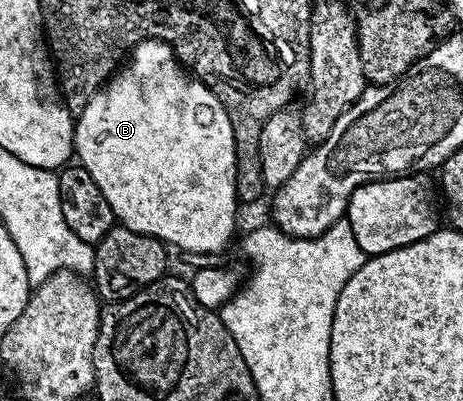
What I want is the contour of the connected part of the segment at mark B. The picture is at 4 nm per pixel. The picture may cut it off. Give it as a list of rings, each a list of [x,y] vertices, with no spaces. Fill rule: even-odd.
[[[146,39],[133,46],[124,64],[97,90],[97,94],[90,99],[87,107],[83,107],[81,112],[76,114],[73,148],[76,160],[87,171],[87,175],[95,179],[99,191],[103,191],[103,199],[111,203],[113,216],[120,224],[131,231],[139,231],[143,235],[153,237],[156,241],[163,241],[166,246],[173,248],[174,245],[177,249],[186,249],[189,253],[217,253],[220,249],[228,247],[229,240],[237,229],[237,205],[239,206],[235,131],[231,127],[231,119],[223,103],[219,103],[219,99],[204,83],[187,72],[185,66],[173,54],[172,45],[165,41]]]

